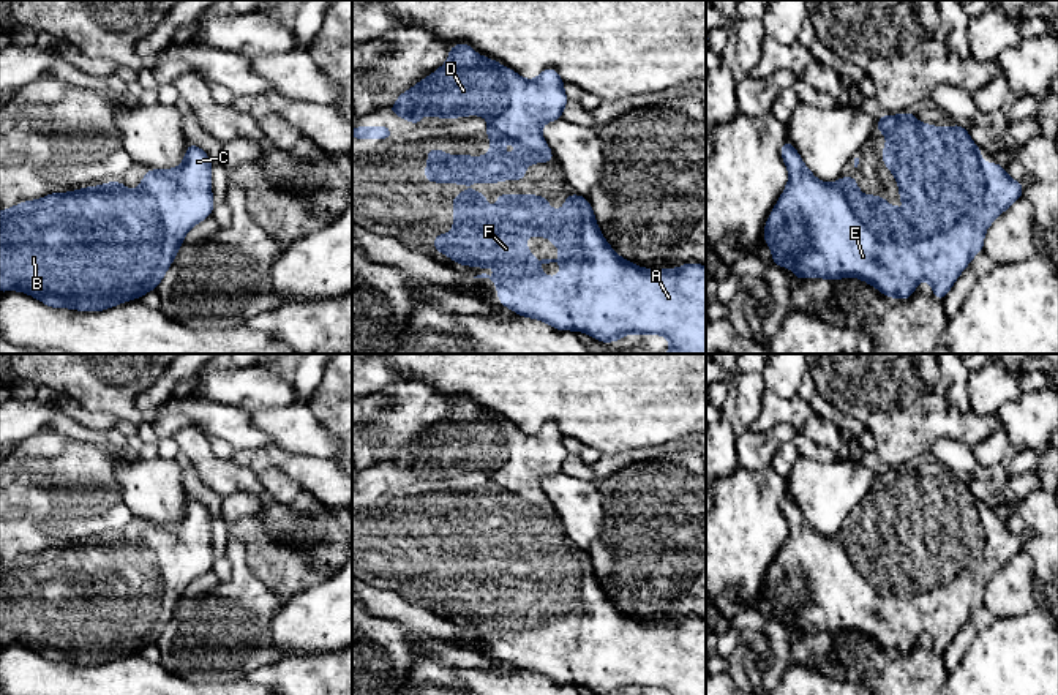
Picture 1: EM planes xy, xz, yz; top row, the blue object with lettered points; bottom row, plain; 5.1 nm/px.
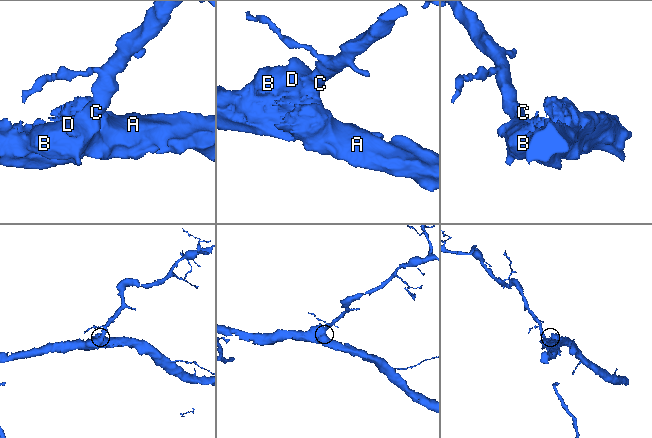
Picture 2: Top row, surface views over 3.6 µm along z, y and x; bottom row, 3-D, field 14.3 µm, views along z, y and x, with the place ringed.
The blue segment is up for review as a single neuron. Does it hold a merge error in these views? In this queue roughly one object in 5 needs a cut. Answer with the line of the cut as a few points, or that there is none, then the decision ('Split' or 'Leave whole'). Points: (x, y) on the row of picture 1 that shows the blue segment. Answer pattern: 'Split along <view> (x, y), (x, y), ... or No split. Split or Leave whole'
No split. Leave whole

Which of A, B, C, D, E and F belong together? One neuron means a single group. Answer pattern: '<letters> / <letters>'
A B C D E F

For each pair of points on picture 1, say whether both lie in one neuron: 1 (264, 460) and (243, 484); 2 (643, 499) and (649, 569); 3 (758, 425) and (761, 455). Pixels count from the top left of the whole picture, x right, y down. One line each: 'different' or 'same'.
1: different
2: same
3: different

